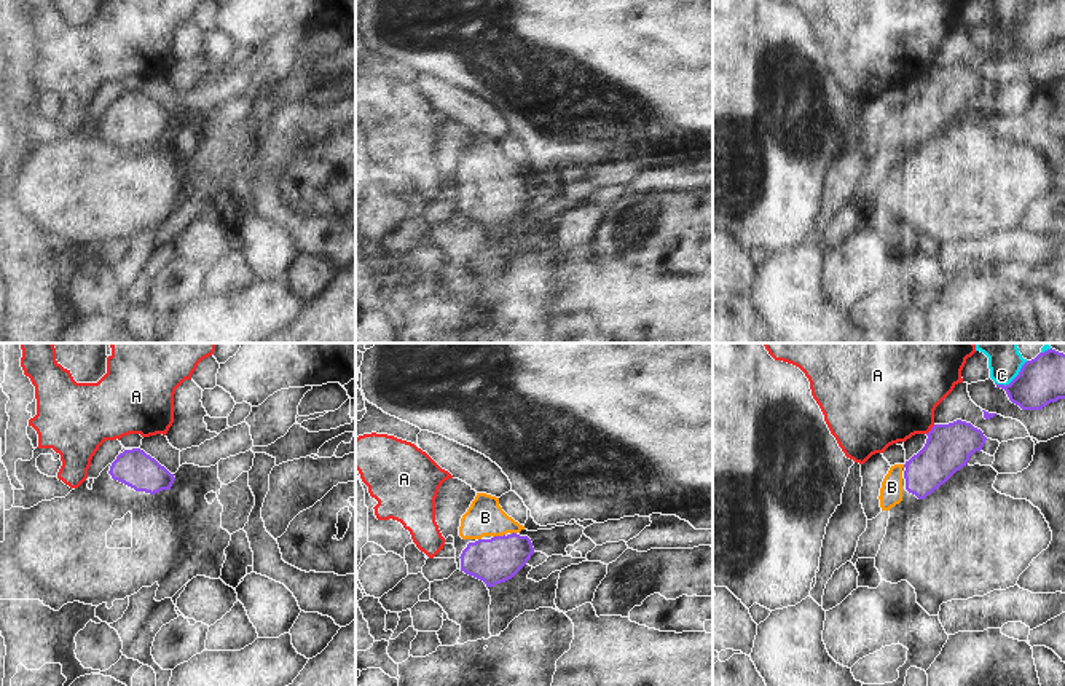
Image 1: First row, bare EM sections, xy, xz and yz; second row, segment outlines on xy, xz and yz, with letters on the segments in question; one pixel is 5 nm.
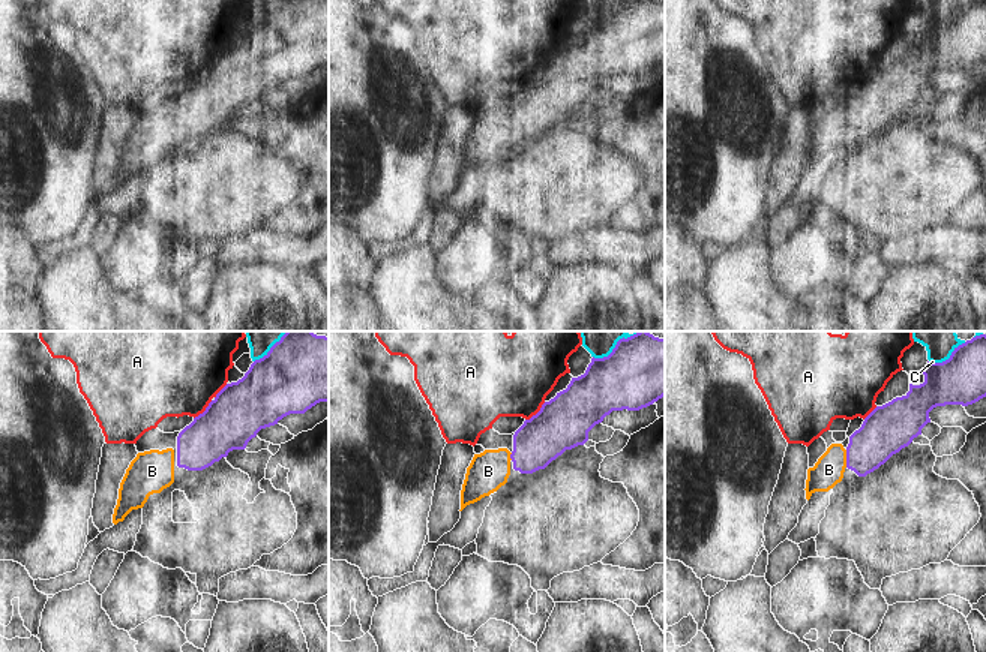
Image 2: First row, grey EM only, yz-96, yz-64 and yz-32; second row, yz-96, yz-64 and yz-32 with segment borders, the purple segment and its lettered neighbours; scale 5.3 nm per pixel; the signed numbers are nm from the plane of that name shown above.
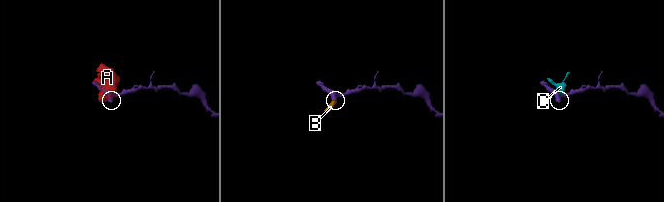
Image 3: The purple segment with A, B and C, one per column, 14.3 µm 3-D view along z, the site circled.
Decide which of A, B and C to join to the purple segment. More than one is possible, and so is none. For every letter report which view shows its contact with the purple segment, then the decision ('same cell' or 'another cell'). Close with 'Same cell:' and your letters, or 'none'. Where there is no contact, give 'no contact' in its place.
A: yz | another cell
B: xz | same cell
C: yz | another cell
Same cell: B

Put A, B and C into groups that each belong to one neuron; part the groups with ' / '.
A / B / C

